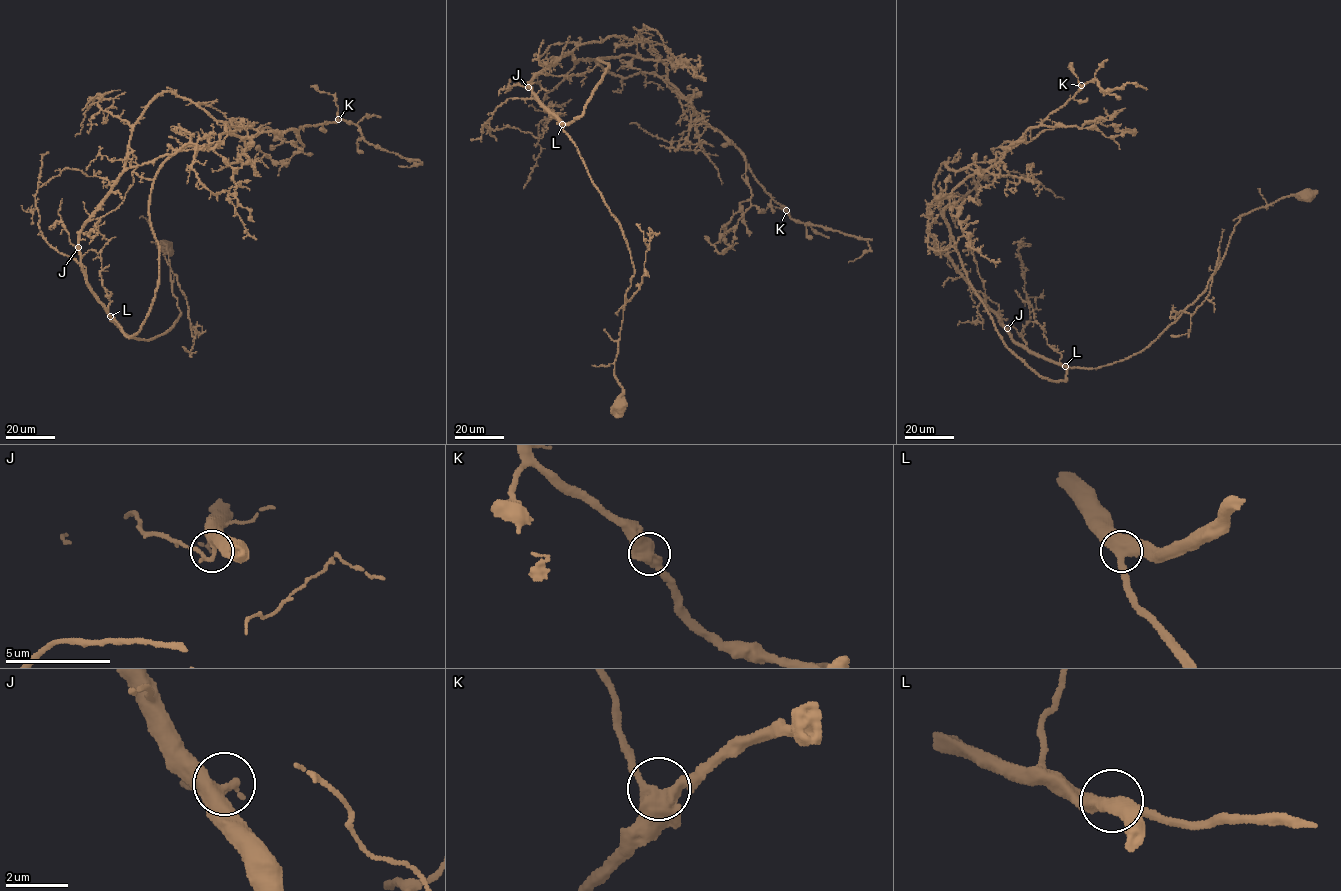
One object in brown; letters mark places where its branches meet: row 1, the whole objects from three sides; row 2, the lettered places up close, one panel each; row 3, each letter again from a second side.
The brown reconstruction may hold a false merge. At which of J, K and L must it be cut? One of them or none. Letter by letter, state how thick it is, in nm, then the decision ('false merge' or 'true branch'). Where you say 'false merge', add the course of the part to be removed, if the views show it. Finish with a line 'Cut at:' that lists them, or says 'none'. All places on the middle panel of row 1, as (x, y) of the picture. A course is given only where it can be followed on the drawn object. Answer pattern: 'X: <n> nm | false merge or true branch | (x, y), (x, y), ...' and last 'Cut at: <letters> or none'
J: 360 nm | true branch
K: 420 nm | true branch
L: 440 nm | true branch
Cut at: none

